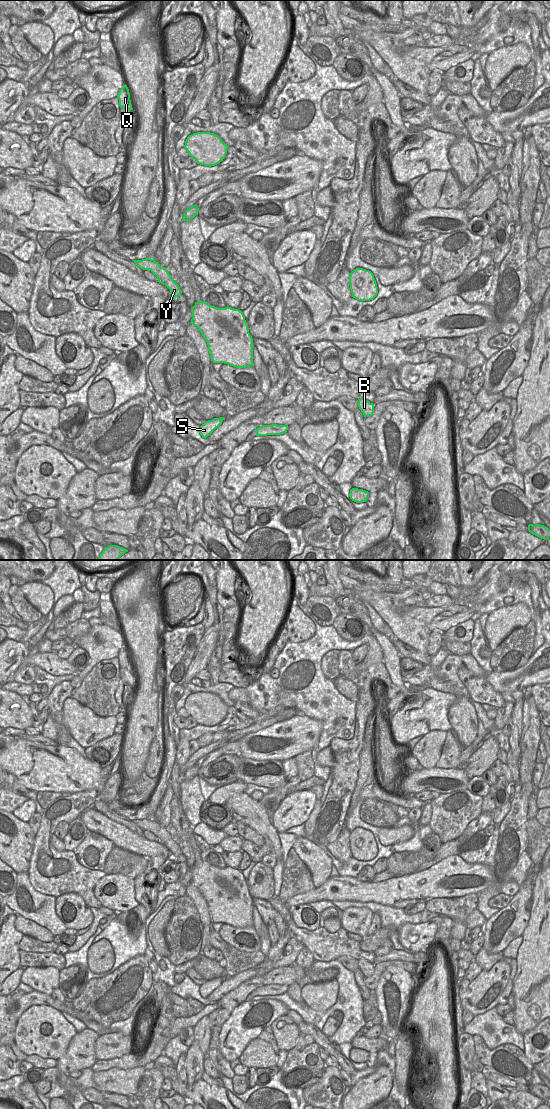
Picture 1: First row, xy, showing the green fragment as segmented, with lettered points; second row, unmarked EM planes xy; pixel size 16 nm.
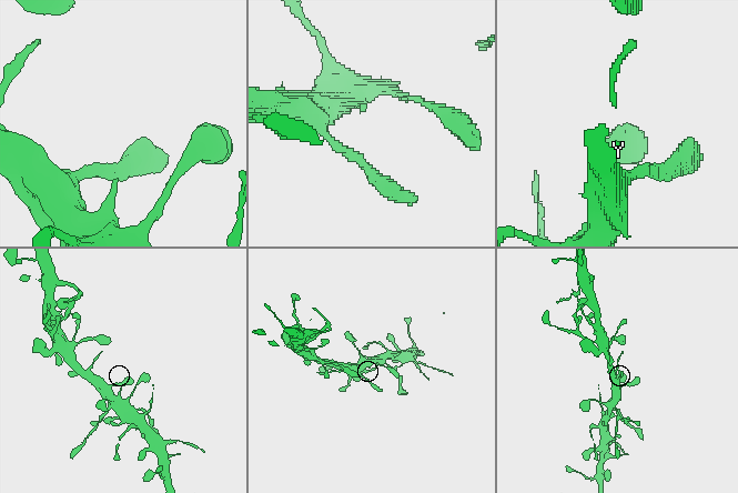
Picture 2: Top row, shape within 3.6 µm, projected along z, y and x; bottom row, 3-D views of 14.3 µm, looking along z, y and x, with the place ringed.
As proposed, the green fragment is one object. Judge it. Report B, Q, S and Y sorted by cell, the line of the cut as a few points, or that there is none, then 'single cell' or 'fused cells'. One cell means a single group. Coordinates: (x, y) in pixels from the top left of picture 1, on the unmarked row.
B Q S Y; no cut; single cell

